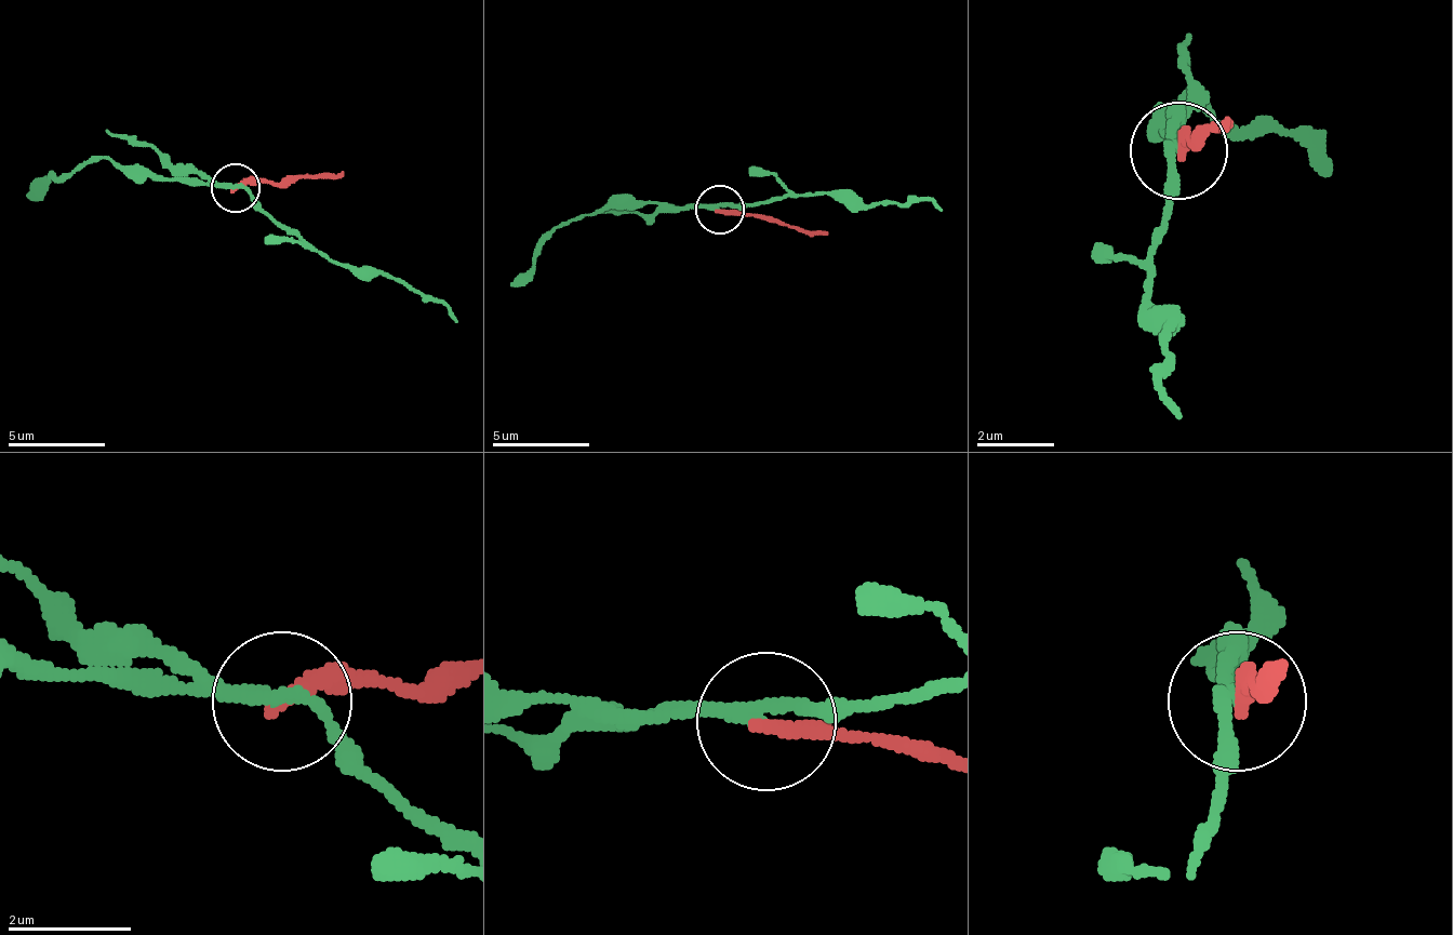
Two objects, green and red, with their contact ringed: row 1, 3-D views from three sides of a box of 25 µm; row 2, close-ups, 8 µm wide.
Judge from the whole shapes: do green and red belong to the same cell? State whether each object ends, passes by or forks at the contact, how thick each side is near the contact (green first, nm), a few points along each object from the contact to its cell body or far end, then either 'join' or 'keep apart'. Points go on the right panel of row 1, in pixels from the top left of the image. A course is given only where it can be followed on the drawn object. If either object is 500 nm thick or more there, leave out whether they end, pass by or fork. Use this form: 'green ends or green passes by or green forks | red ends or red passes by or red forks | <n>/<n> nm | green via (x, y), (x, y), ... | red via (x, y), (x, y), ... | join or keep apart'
green passes by | red ends | 240/280 nm | green via (1176, 152), (1147, 298), (1167, 328), (1157, 396), (1176, 415) | red via (1176, 152), (1225, 114) | keep apart

